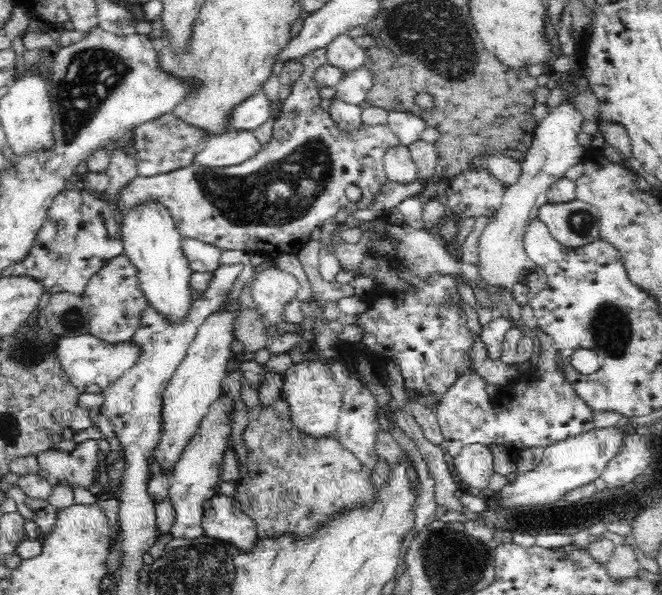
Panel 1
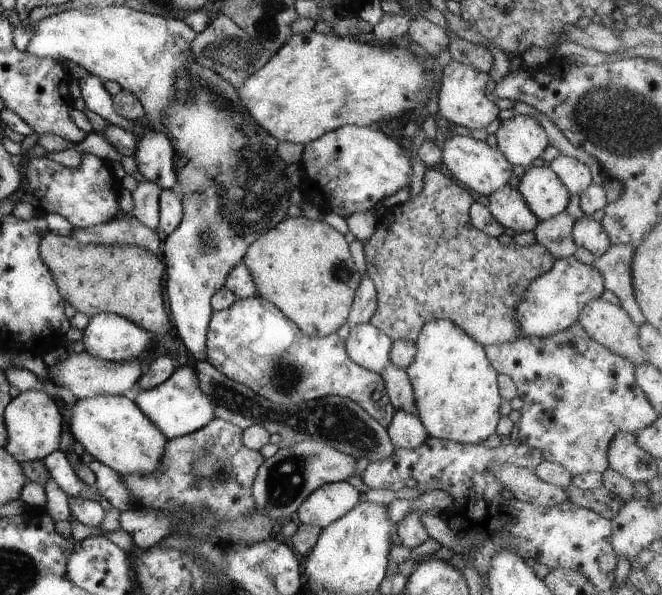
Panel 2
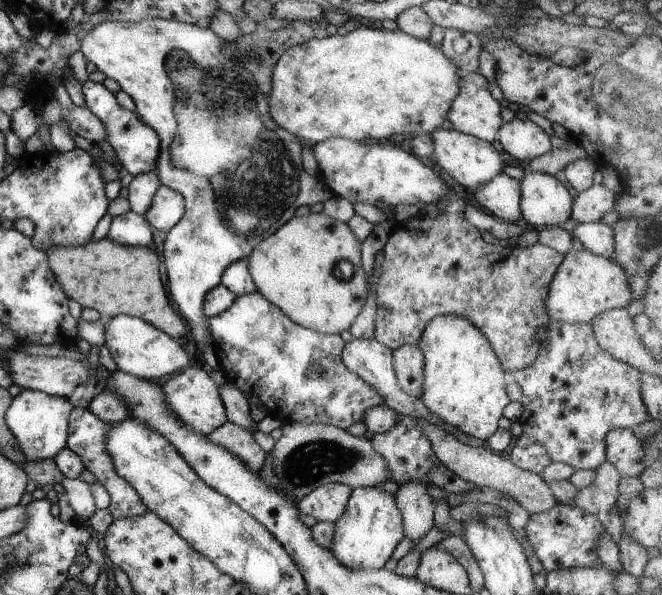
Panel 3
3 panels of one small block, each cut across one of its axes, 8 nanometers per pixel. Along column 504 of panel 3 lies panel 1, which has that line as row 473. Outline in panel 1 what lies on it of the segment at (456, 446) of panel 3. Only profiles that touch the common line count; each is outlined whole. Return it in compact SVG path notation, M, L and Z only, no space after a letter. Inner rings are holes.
M472 444L464 447L454 458L454 468L467 487L474 486L486 493L490 476L495 474L494 455L486 444Z

